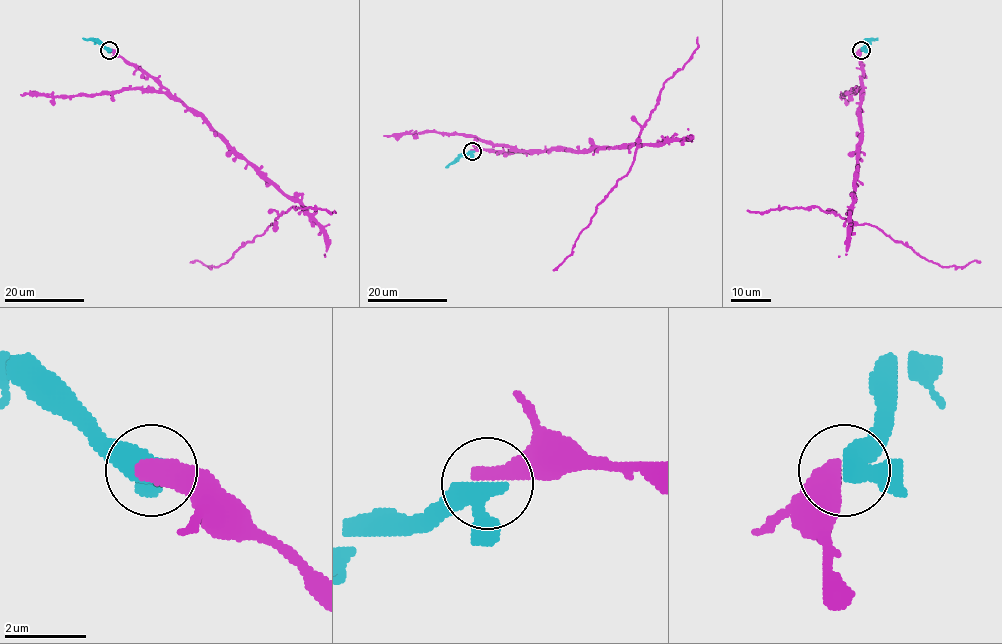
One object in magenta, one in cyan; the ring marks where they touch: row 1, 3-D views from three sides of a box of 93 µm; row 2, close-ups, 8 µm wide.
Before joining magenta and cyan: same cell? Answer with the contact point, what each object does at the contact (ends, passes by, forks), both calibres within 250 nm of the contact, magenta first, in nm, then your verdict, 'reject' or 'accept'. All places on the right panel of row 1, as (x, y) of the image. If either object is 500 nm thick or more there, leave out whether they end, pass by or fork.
place (861, 50); calibres 550 and 440 nm; accept

